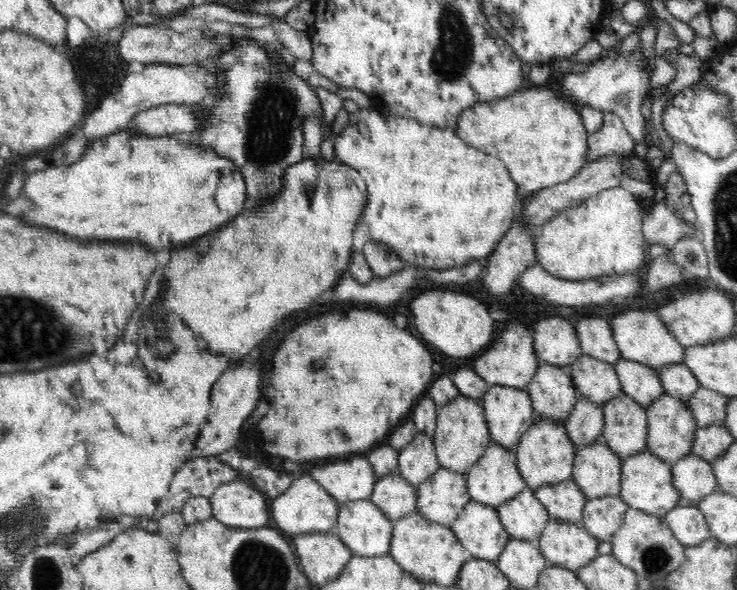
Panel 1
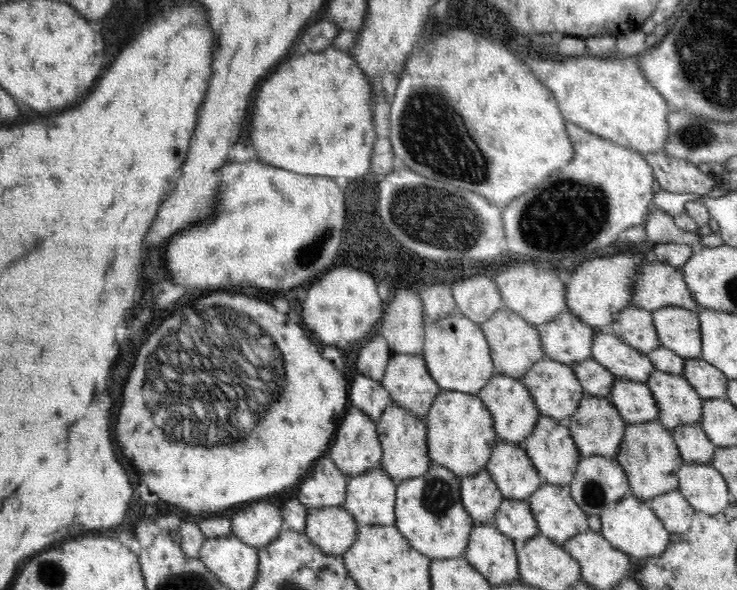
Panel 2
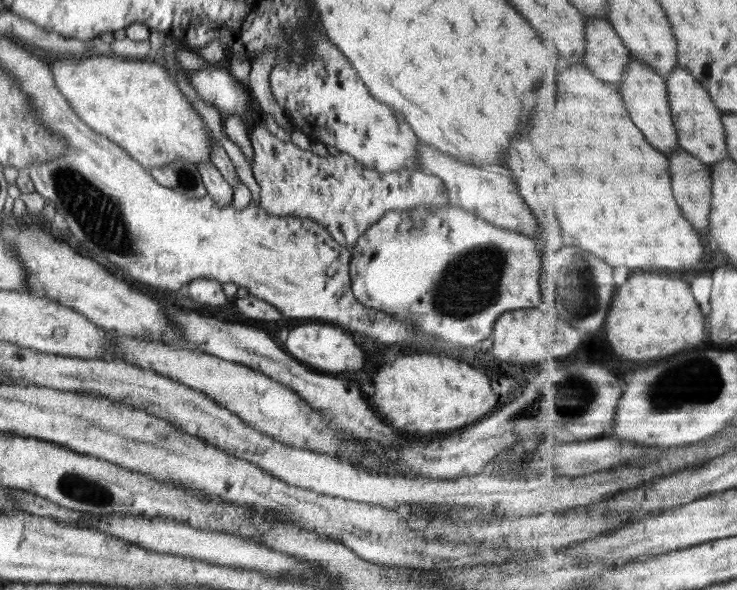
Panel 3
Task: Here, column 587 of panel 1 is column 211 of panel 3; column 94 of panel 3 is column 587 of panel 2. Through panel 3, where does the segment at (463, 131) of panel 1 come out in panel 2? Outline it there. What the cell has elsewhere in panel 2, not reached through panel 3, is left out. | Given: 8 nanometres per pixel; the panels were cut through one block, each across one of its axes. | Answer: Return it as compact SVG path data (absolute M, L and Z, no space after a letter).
M583 56L570 57L565 61L526 58L526 66L546 89L552 91L566 123L572 123L580 129L587 130L600 138L606 138L620 147L642 154L642 156L646 153L664 151L668 136L667 116L672 110L665 98L646 81L638 61L631 56L615 60Z

